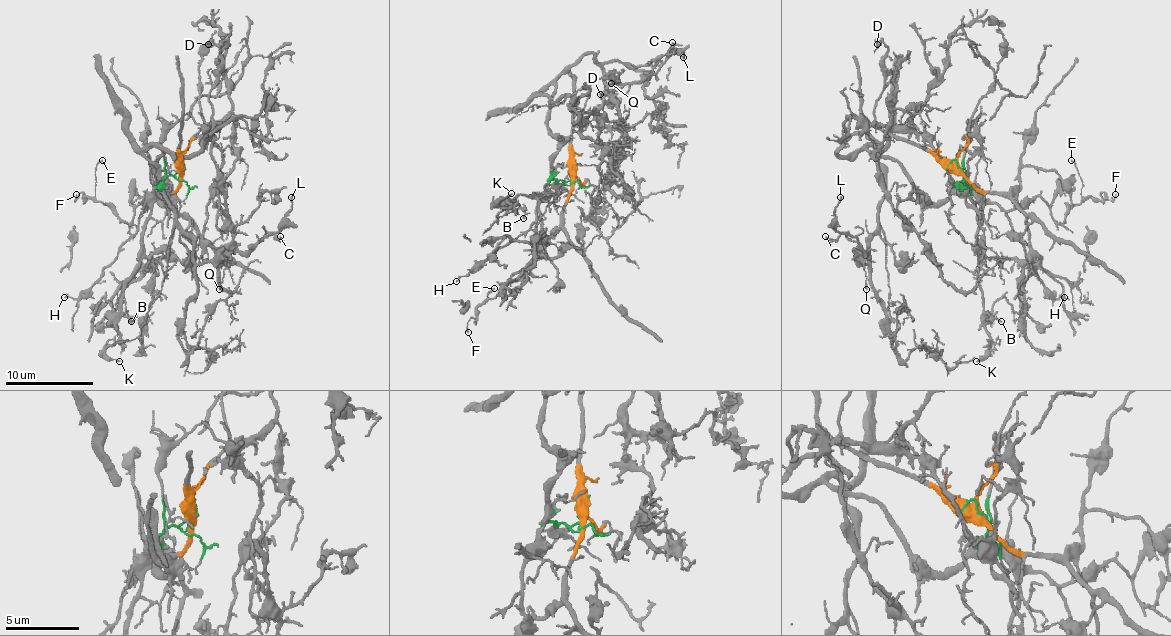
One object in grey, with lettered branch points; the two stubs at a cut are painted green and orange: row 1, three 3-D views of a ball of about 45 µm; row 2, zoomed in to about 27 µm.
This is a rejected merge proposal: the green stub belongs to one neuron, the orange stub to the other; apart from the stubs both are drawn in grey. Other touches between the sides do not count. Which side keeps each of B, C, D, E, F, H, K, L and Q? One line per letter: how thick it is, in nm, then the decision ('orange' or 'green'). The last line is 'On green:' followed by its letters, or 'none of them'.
B: calibre 160 nm; green
C: calibre 170 nm; green
D: calibre 180 nm; green
E: calibre 130 nm; green
F: calibre 150 nm; green
H: calibre 130 nm; green
K: calibre 90 nm; green
L: calibre 160 nm; green
Q: calibre 120 nm; green
On green: B, C, D, E, F, H, K, L, Q

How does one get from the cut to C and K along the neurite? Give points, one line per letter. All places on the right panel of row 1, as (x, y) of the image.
C: (958, 168), (960, 184), (931, 203), (869, 146), (885, 188), (867, 263), (854, 237), (825, 237)
K: (958, 168), (964, 175), (962, 186), (982, 212), (978, 272), (982, 321), (991, 345), (975, 361)

